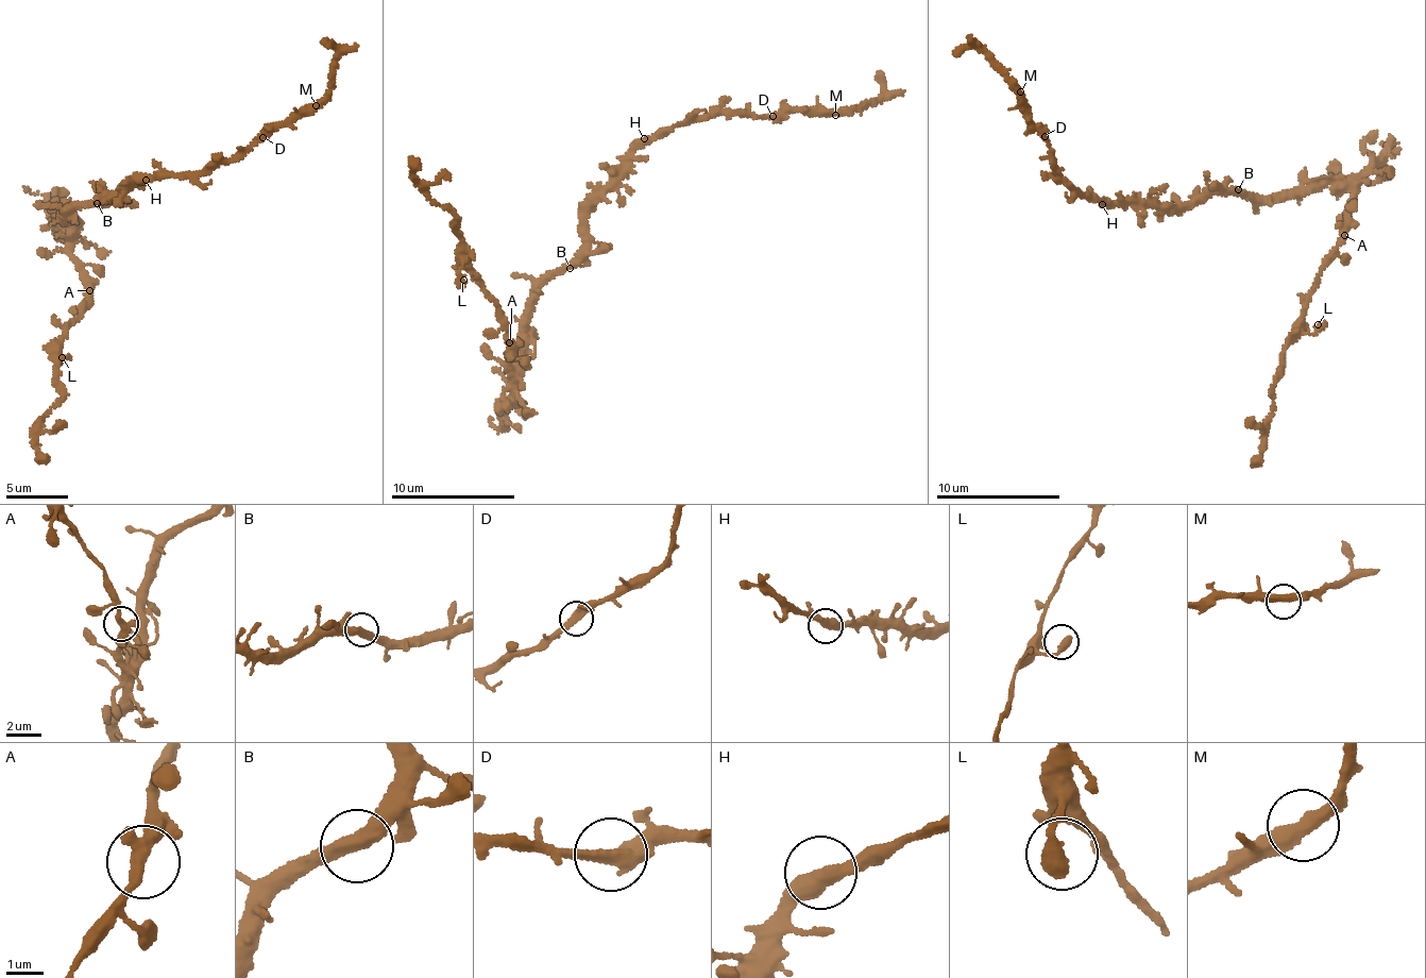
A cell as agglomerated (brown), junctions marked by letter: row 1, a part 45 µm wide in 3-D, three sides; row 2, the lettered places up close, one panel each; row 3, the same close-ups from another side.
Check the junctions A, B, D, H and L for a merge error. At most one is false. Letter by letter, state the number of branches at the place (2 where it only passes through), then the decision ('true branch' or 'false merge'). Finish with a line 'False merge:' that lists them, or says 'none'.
A: 2 branches meet; true branch
B: 2 branches meet; true branch
D: 2 branches meet; true branch
H: 2 branches meet; true branch
L: 1 branches meet; true branch
False merge: none

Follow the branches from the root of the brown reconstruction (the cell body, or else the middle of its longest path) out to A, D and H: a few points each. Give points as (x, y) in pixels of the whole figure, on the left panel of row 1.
A: (86, 206), (74, 208), (71, 216), (65, 214), (75, 225), (69, 255), (89, 290)
D: (86, 206), (105, 199), (101, 195), (112, 198), (134, 178), (209, 171), (216, 162), (245, 155), (262, 138)
H: (86, 206), (105, 199), (101, 195), (112, 198), (134, 178), (146, 180)

